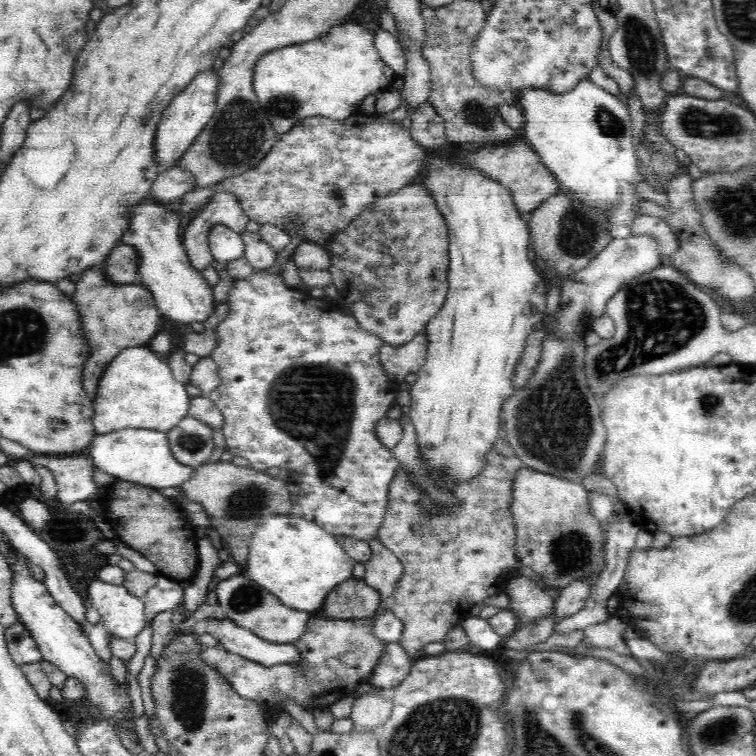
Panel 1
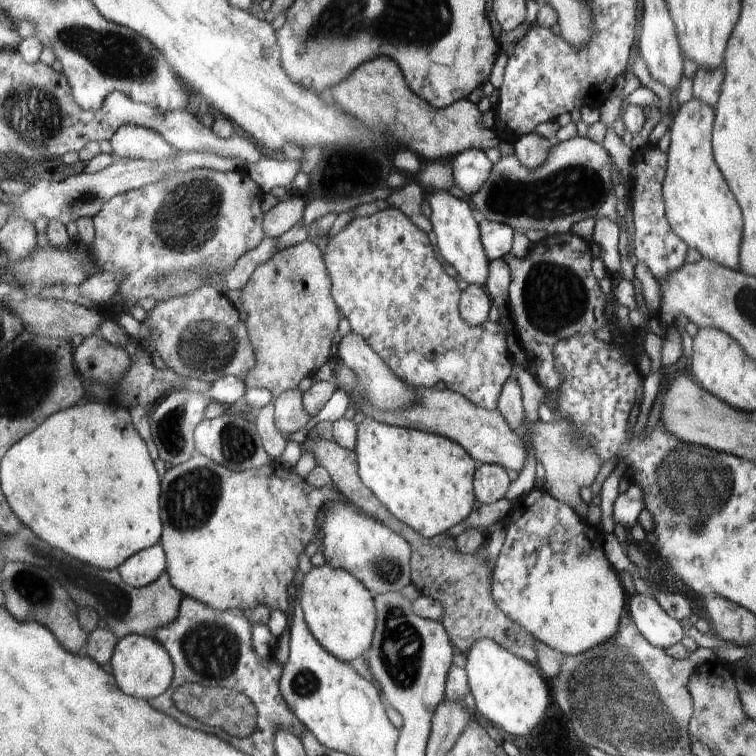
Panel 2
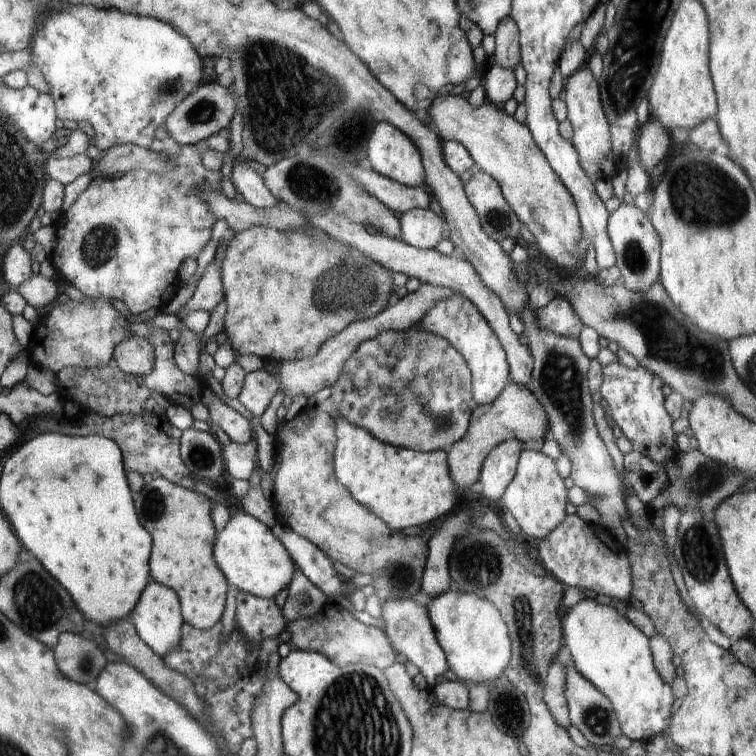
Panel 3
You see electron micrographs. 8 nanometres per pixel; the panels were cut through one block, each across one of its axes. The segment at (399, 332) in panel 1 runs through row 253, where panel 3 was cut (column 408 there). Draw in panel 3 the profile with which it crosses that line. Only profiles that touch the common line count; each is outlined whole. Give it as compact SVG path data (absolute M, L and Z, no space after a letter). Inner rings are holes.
M418 328L405 331L383 331L378 337L362 342L356 352L352 354L352 357L344 362L344 366L342 366L342 370L340 370L339 380L331 386L330 397L332 398L334 406L336 406L336 410L338 410L338 416L340 416L340 418L347 418L348 422L359 427L364 427L364 430L371 431L371 433L382 442L394 445L395 447L420 452L448 452L455 442L462 440L462 438L466 436L467 430L470 428L474 406L477 406L477 404L474 404L475 398L472 398L471 368L467 360L447 339L430 331L418 330Z

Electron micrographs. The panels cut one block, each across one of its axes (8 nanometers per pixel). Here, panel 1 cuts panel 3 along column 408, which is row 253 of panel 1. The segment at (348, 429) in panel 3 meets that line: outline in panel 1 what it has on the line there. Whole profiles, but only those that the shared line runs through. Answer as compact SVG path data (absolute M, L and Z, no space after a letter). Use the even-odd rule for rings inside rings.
M432 160L430 166L426 168L426 176L424 176L422 187L426 187L426 190L430 191L430 195L434 197L441 218L445 220L448 227L450 257L448 292L442 308L434 315L434 319L431 319L429 324L425 326L424 334L427 336L429 343L426 363L422 366L422 369L418 370L416 382L412 386L412 402L407 417L414 427L417 446L426 446L421 448L422 457L426 457L426 469L430 469L430 471L442 469L442 473L446 473L446 477L453 480L453 484L462 484L462 480L472 480L474 476L478 476L478 468L482 468L482 464L486 464L486 452L490 452L490 448L494 448L496 440L500 438L500 430L502 430L500 410L502 410L502 404L506 402L506 399L510 399L516 392L512 382L514 368L518 366L522 359L525 352L524 348L530 333L533 332L534 324L544 320L546 294L548 294L549 288L546 288L546 282L534 270L538 263L528 260L528 256L526 256L528 246L531 246L530 232L528 232L528 226L522 222L508 188L498 184L497 180L488 178L475 168L460 168L458 164L454 164L454 160Z

